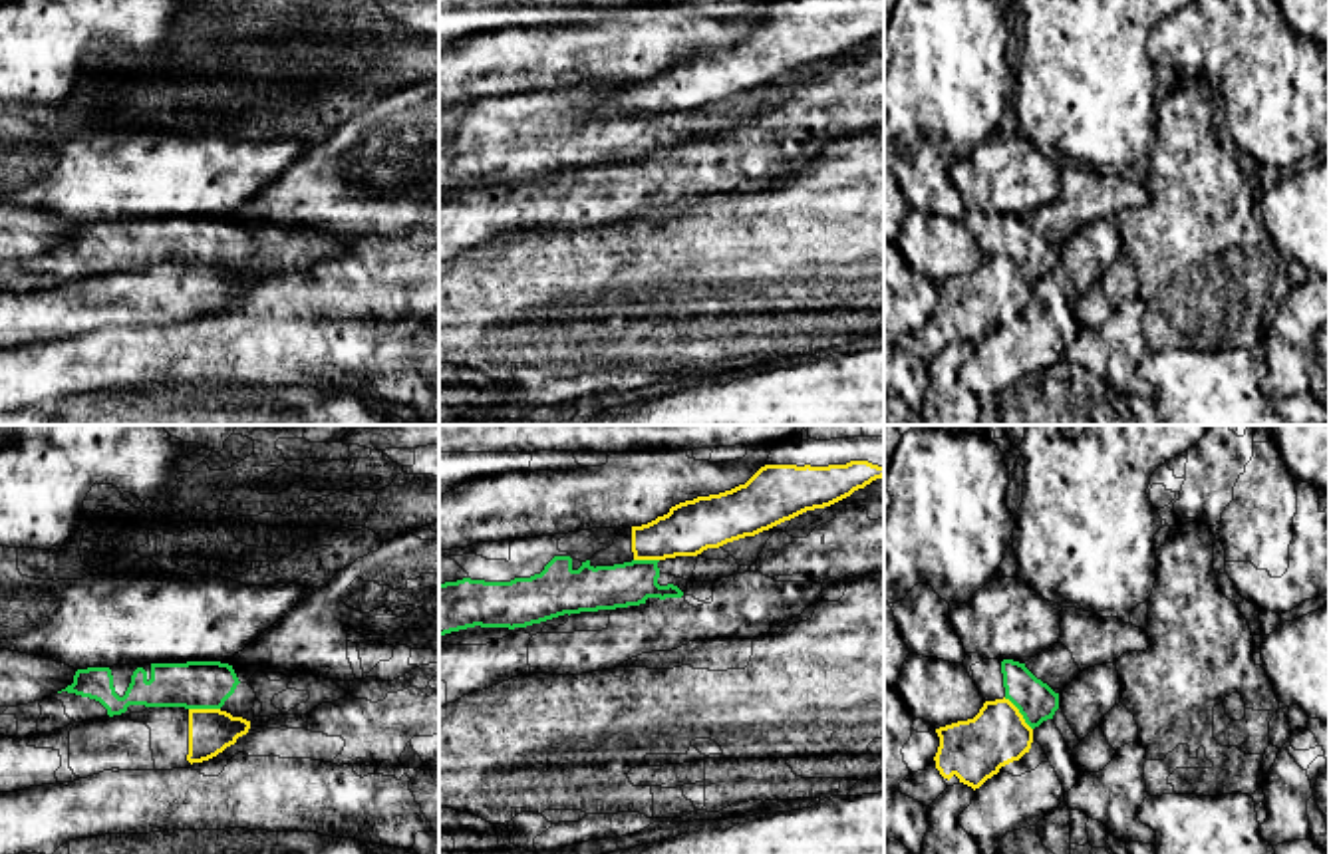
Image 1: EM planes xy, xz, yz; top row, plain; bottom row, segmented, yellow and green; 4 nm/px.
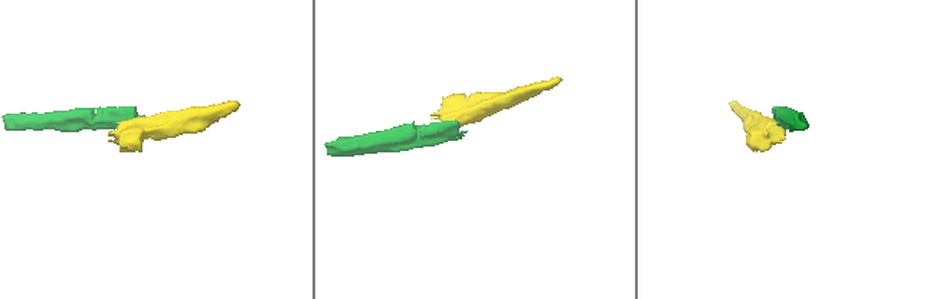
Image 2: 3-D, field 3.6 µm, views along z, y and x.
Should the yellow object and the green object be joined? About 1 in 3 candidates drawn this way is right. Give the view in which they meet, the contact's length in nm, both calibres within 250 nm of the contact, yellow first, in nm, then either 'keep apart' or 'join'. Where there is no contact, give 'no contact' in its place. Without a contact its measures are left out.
meets yellow in yz; contact 180 nm long; 240 nm thick on the yellow side, 160 nm on the other; keep apart

